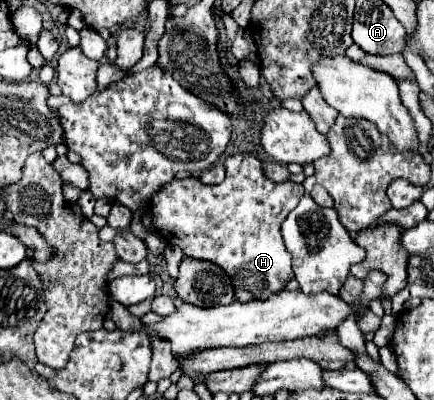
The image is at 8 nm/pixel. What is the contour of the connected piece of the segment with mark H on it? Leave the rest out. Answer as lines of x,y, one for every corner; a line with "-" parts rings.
237,153
227,157
225,167
229,175
219,185
201,185
197,177
175,179
169,185
165,185
161,193
157,193
151,199
153,227
163,235
167,243
181,247
181,251
187,257
217,263
233,279
237,301
267,299
267,295
281,291
285,283
293,279
291,269
293,257
285,249
285,241
281,237
281,223
303,197
303,185
293,181
273,183
271,179
265,177
261,161
251,153

